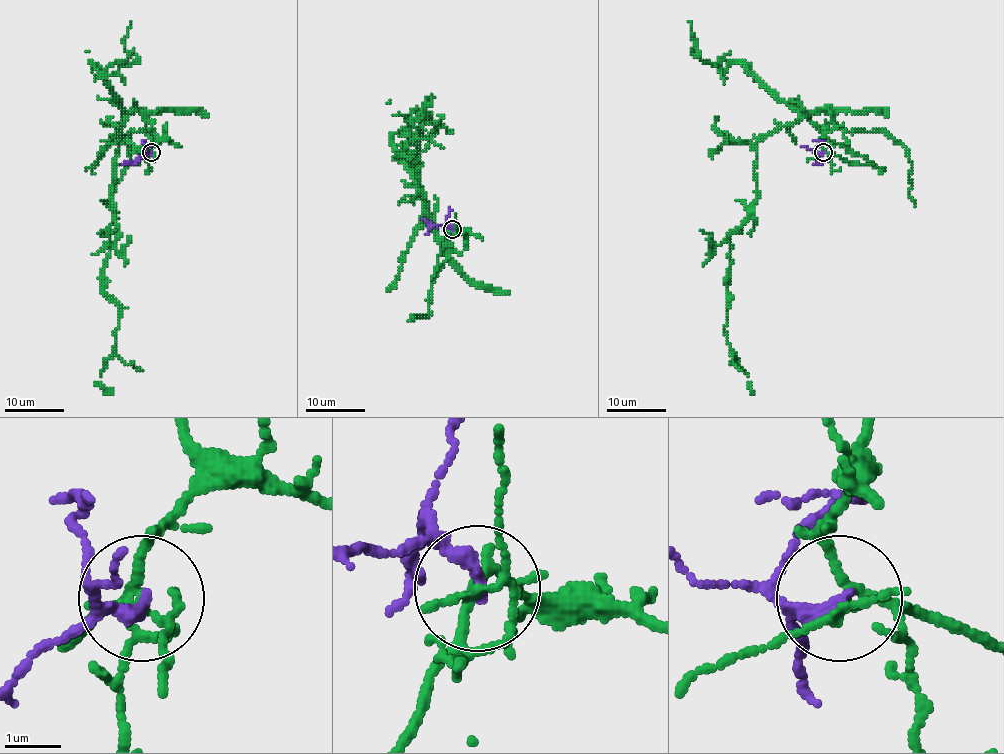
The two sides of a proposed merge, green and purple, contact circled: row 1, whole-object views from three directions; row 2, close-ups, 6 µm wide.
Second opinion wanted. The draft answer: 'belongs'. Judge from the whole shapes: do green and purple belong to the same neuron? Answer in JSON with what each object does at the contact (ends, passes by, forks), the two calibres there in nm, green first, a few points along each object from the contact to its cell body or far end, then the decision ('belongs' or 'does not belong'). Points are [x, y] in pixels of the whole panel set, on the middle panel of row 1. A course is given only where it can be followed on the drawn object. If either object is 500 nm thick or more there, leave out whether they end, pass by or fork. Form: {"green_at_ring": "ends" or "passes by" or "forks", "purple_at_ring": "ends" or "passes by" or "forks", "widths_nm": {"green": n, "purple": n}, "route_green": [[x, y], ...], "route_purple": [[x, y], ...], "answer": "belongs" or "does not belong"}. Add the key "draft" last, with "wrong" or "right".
{"green_at_ring": "forks", "purple_at_ring": "ends", "widths_nm": {"green": 150, "purple": 240}, "route_green": [[451, 229], [442, 239], [427, 211], [413, 162], [419, 136], [404, 133], [419, 130], [401, 153], [413, 156]], "route_purple": [[451, 229], [423, 220]], "answer": "does not belong", "draft": "wrong"}

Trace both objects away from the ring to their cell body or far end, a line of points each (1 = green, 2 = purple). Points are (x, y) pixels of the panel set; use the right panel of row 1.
1: (823, 152), (830, 110), (811, 110), (757, 143), (756, 204), (729, 243), (724, 329), (750, 387)
2: (823, 152), (818, 155), (820, 162), (814, 164)

